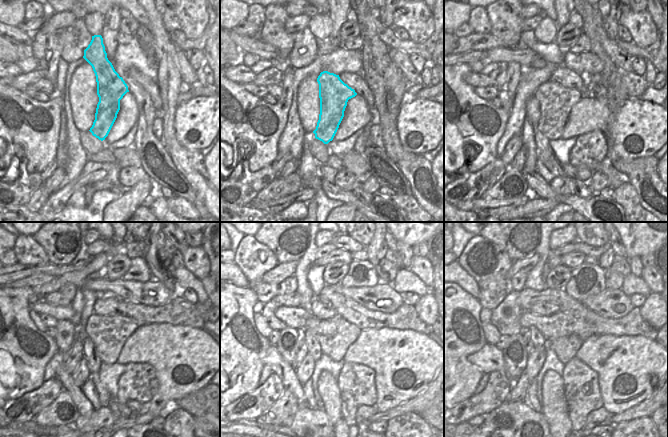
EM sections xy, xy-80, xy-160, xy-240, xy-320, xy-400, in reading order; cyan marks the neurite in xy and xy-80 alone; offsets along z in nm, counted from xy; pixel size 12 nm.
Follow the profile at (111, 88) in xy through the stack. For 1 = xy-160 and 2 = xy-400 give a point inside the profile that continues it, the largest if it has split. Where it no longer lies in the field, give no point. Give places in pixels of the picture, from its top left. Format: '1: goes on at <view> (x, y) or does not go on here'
1: goes on at xy-160 (556, 101)
2: goes on at xy-400 (565, 348)

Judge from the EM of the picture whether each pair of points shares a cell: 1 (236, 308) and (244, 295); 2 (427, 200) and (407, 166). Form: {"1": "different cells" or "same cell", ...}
{"1": "same cell", "2": "same cell"}

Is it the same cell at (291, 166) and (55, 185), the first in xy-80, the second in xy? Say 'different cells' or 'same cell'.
same cell

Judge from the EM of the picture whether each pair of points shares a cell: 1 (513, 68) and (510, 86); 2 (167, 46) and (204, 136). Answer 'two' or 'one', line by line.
1: one
2: two

